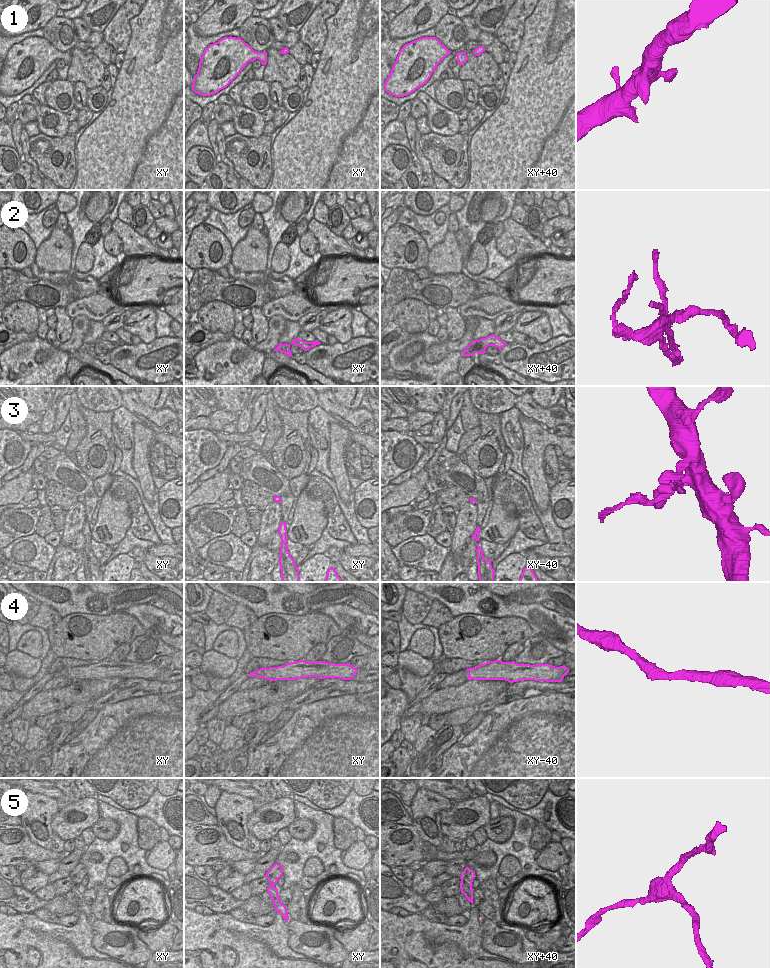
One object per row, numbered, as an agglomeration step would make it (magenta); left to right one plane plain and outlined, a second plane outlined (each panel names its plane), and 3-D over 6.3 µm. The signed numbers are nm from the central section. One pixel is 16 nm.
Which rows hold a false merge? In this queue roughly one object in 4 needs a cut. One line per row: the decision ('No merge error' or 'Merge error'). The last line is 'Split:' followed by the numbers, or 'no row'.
1: No merge error
2: Merge error
3: Merge error
4: No merge error
5: Merge error
Split: 2, 3, 5.

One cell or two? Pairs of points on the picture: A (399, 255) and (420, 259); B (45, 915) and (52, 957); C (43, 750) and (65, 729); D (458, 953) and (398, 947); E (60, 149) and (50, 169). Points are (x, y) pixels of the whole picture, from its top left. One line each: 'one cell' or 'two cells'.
A: one cell
B: two cells
C: one cell
D: one cell
E: one cell

